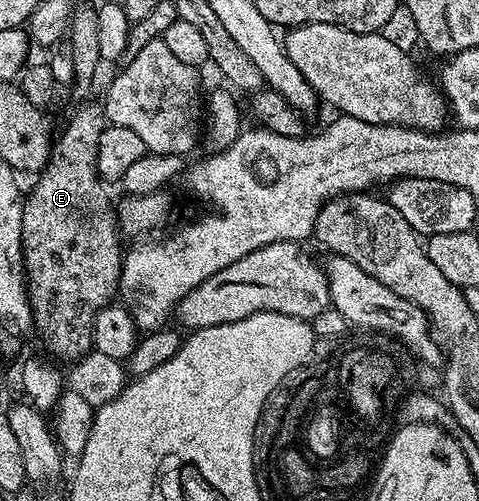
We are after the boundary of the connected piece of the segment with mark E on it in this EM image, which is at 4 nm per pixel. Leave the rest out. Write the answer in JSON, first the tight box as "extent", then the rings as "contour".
{"extent":[22,101,124,360],"contour":[[[96,101],[86,102],[70,118],[70,123],[62,130],[62,135],[55,137],[50,150],[50,159],[46,161],[46,166],[37,175],[38,183],[30,190],[30,195],[25,195],[22,202],[22,265],[26,275],[26,299],[30,301],[30,316],[33,329],[38,329],[38,334],[42,337],[42,342],[58,358],[70,358],[77,360],[84,354],[91,353],[94,345],[94,317],[99,310],[111,305],[118,294],[118,280],[122,271],[122,259],[124,257],[123,247],[118,247],[118,238],[120,239],[120,227],[116,217],[115,207],[110,207],[110,198],[106,195],[107,187],[103,185],[98,177],[98,168],[96,166],[96,152],[98,151],[98,141],[100,132],[108,125],[106,115],[103,113],[103,107]]]}

